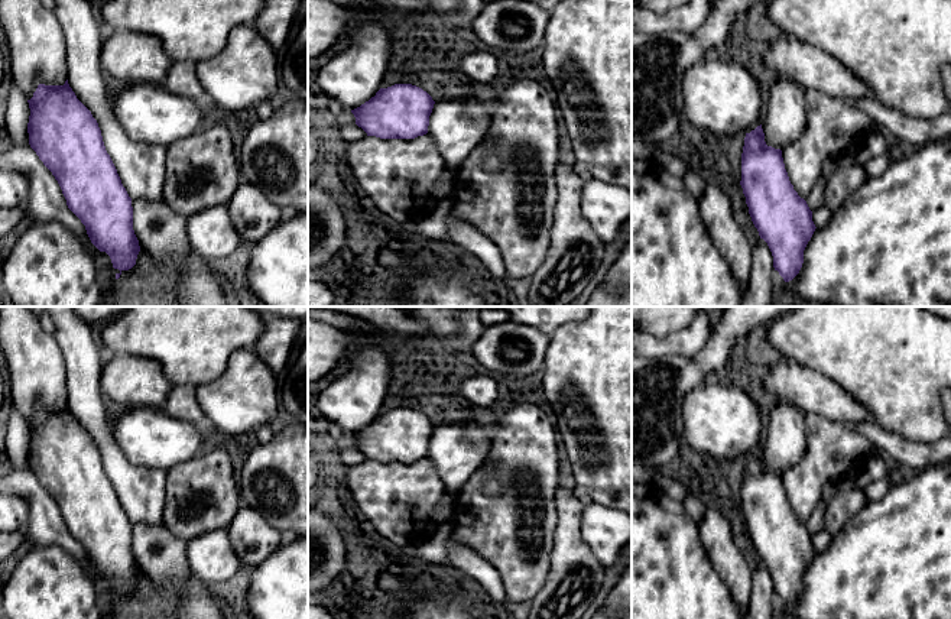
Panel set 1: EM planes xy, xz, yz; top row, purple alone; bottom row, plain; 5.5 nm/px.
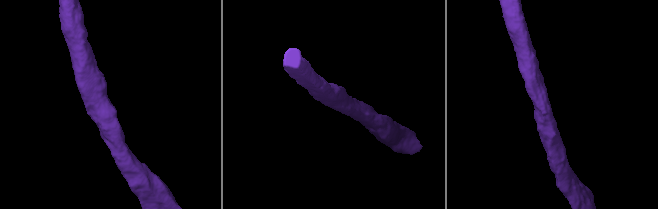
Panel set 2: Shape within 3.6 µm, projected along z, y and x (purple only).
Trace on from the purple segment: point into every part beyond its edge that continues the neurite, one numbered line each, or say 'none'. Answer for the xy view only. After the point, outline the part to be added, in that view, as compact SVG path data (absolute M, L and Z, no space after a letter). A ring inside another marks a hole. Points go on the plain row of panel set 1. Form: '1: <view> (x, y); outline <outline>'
none

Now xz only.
1: xz (399, 499); outline M429 458L415 463L366 460L347 467L345 483L363 516L402 550L415 547L429 532L445 493Z

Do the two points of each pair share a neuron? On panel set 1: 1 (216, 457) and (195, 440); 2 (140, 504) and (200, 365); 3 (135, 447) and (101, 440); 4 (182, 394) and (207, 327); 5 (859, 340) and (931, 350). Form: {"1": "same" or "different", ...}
{"1": "different", "2": "different", "3": "different", "4": "different", "5": "same"}

